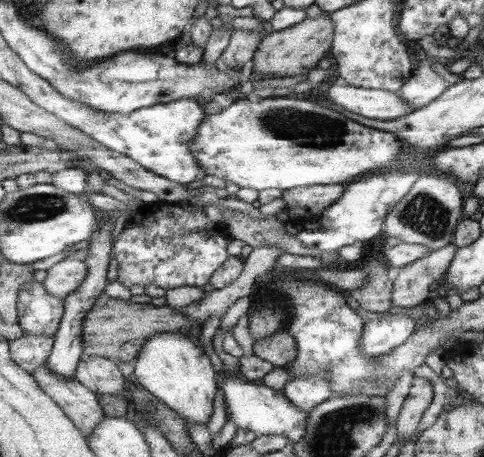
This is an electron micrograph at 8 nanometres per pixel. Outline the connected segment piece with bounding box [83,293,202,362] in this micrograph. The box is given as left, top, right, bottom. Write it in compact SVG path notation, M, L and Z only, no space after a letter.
M104 293L95 301L94 307L87 314L83 325L84 354L118 362L131 362L138 358L143 345L153 335L164 332L187 333L200 344L201 328L202 324L169 308L167 304L152 306L151 304L131 302L129 299L111 298Z

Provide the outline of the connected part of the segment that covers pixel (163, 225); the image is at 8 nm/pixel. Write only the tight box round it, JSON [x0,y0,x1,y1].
[114,201,233,290]

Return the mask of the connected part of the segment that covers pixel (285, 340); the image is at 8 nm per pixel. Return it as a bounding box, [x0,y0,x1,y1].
[253,330,298,367]

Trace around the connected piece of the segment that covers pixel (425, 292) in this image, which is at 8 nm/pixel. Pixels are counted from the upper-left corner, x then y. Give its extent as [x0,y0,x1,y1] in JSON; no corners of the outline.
[394,242,460,311]

